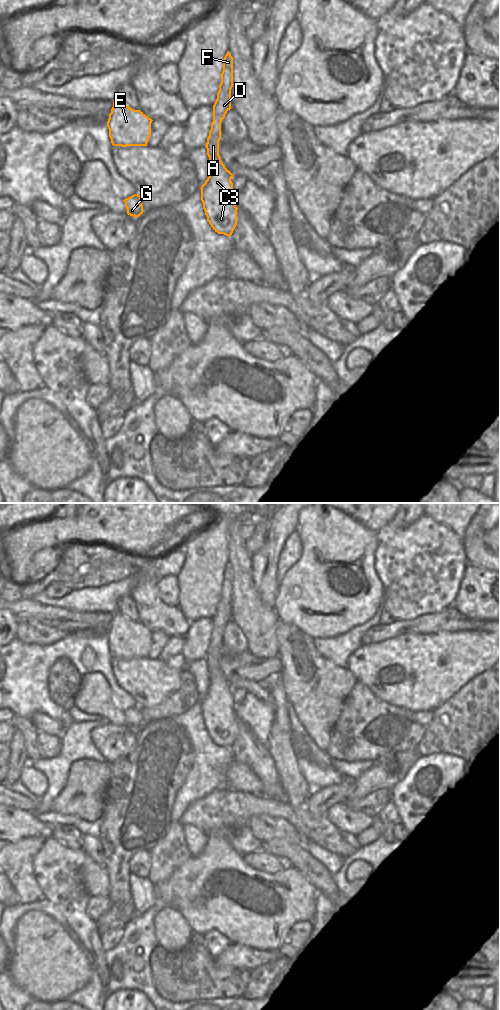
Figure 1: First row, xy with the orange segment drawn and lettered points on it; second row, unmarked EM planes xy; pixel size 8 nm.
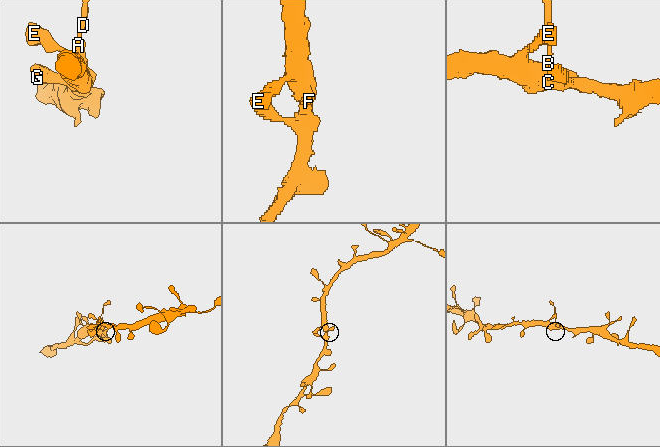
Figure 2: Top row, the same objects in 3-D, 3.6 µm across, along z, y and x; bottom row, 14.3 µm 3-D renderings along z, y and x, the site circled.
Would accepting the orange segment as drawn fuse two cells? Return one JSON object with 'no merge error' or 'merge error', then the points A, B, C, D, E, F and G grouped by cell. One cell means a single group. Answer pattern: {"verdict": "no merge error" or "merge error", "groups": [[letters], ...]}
{"verdict": "no merge error", "groups": [["A", "B", "C", "D", "E", "F", "G"]]}

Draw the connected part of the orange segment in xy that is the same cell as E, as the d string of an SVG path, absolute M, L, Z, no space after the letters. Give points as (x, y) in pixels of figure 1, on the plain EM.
M116 612L107 633L113 658L147 658L152 631Z

